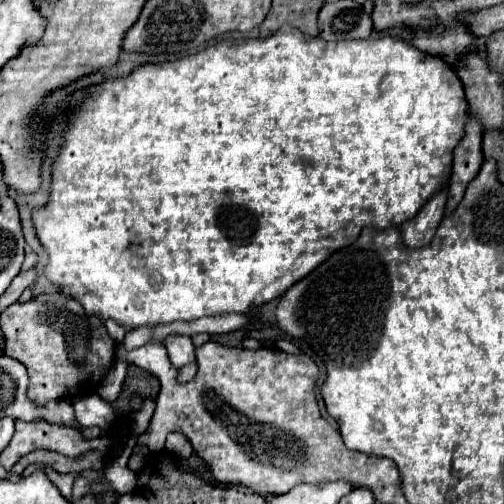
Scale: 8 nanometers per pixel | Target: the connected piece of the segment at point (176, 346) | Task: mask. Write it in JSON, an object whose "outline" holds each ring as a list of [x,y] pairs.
{"outline":[[[170,336],[166,340],[166,350],[168,350],[168,358],[174,364],[174,368],[182,368],[186,364],[196,362],[196,352],[188,336]]]}

